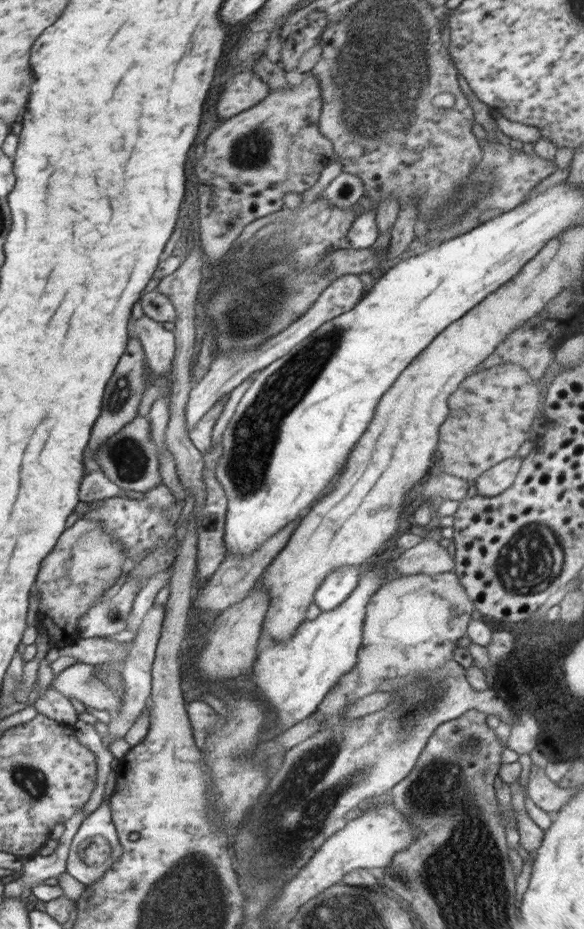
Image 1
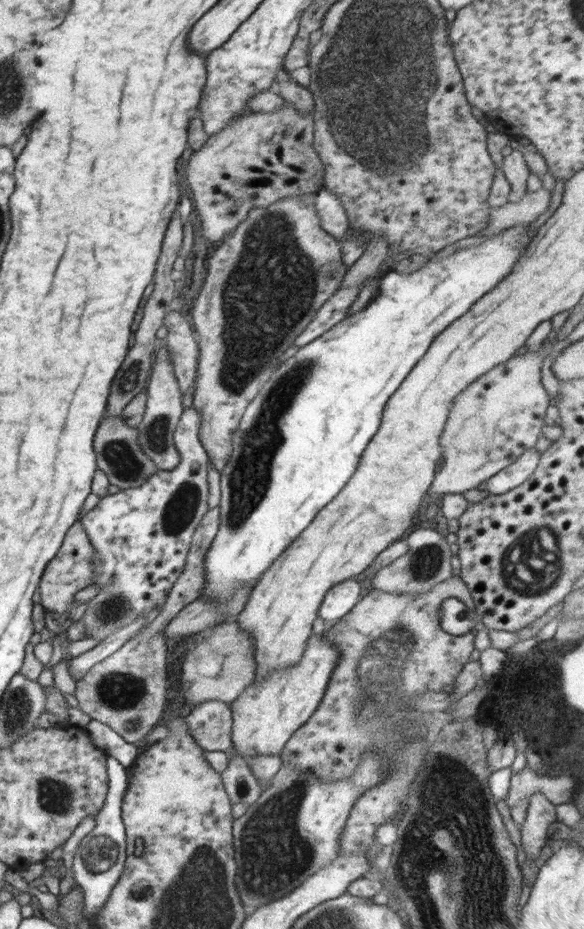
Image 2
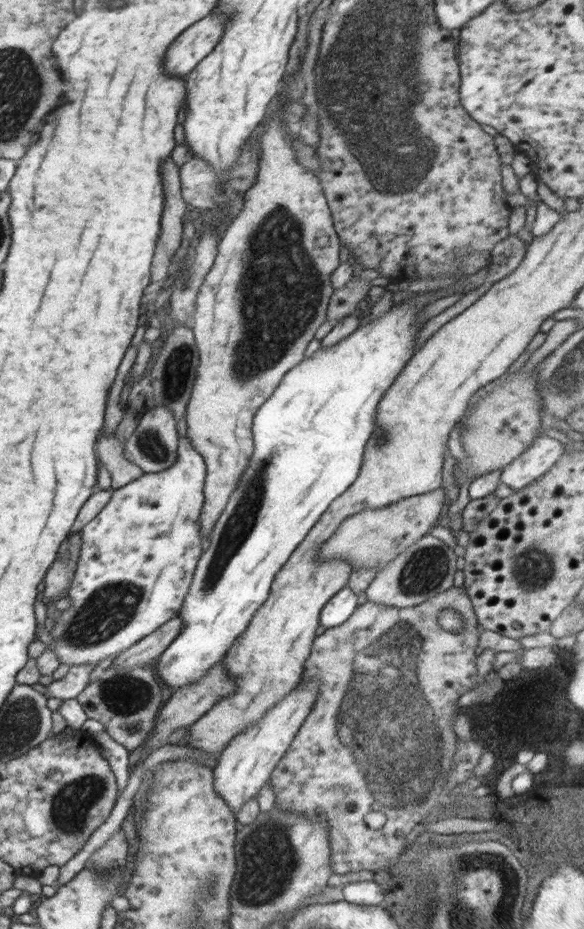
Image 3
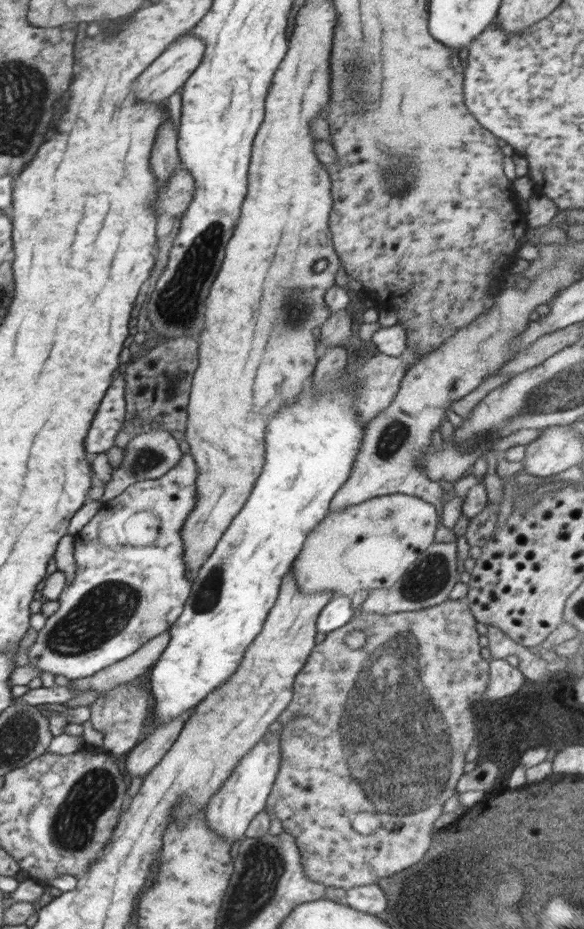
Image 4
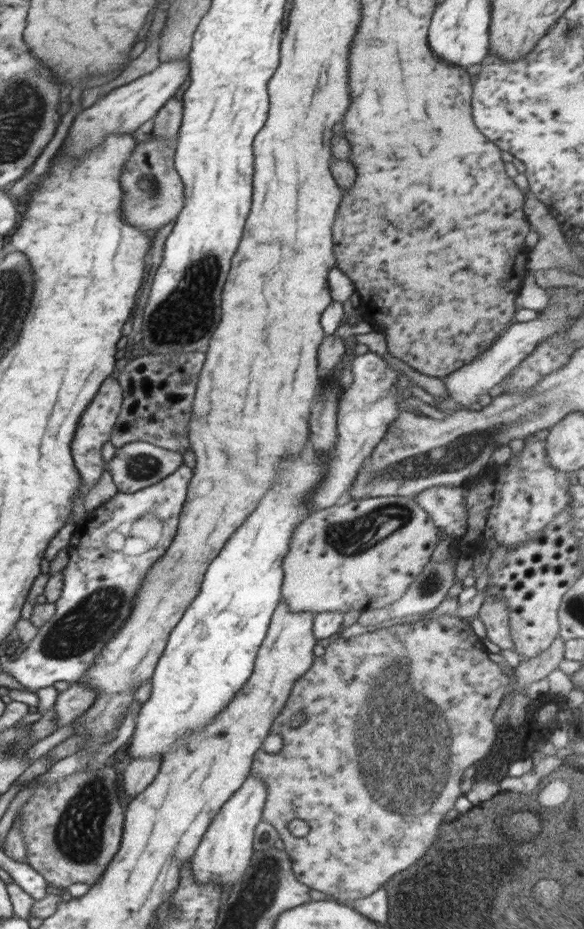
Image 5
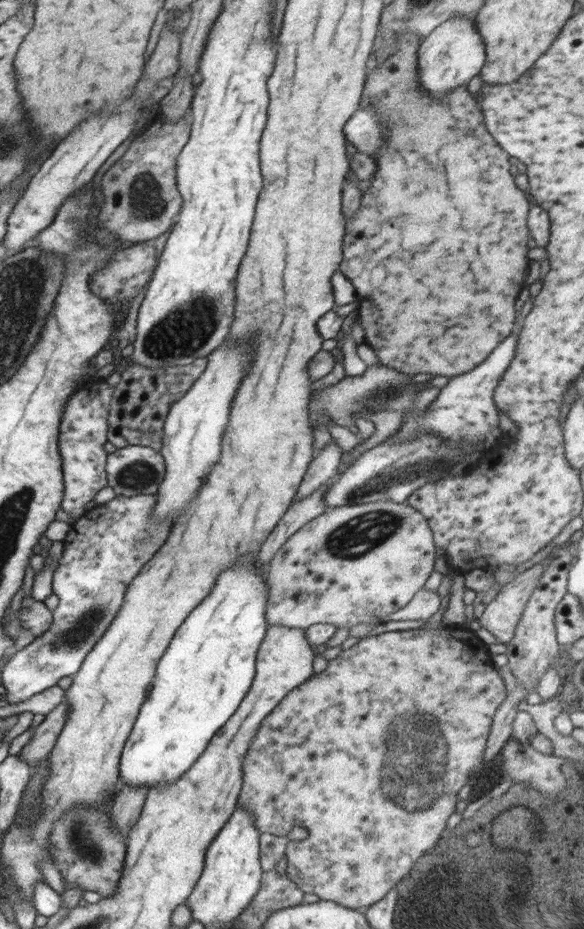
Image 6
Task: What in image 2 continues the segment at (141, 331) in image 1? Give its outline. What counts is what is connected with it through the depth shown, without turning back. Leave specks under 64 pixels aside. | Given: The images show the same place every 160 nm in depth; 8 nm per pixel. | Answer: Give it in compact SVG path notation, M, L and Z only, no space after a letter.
M164 340L159 341L155 350L156 363L152 369L148 384L148 400L144 418L137 424L138 445L146 456L156 464L160 472L176 468L179 463L179 453L174 446L173 435L179 423L180 416L184 412L182 393L178 387L178 381L174 377L173 366L167 355L167 346Z

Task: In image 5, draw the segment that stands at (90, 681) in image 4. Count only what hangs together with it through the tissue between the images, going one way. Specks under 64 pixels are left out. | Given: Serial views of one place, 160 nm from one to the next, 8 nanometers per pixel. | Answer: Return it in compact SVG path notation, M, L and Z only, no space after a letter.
M81 682L72 683L68 689L59 692L54 705L58 728L70 724L85 713L94 699L95 690Z

